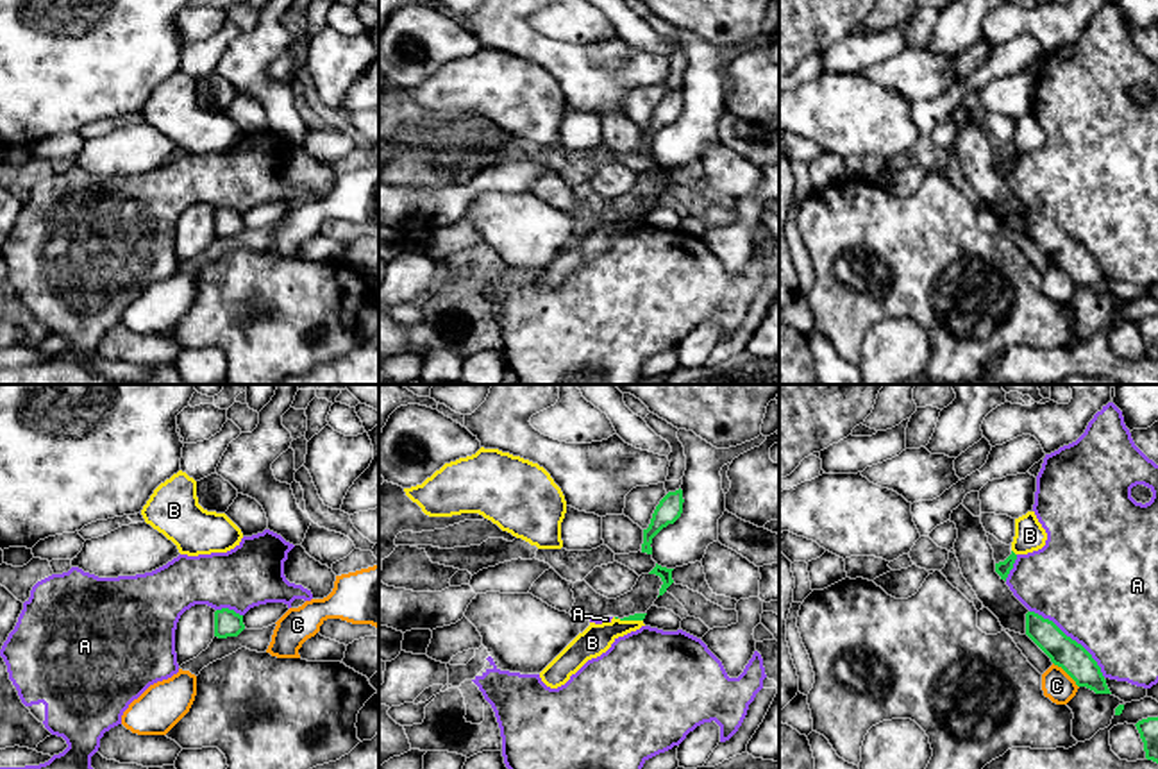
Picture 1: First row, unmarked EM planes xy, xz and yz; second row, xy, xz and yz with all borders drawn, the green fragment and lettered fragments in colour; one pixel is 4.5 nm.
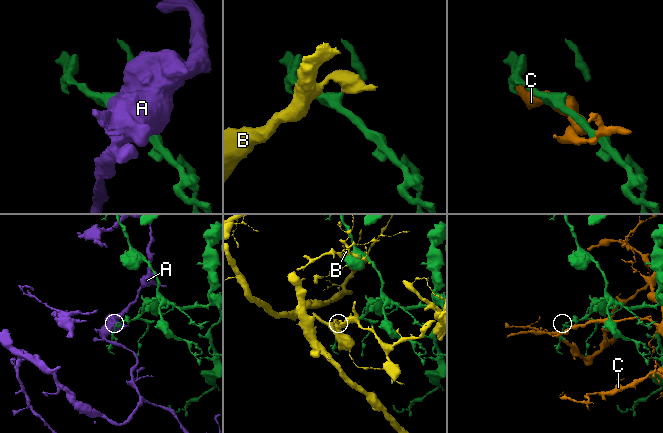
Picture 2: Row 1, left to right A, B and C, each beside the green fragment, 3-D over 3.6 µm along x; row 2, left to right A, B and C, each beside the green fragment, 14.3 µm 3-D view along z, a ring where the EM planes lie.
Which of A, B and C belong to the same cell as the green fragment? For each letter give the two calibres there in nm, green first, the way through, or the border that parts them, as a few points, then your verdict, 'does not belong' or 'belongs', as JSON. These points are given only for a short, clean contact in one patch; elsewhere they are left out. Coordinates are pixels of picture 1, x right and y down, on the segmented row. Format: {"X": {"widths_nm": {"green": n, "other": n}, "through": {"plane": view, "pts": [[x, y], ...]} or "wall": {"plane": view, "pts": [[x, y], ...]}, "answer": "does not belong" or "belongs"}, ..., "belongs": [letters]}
{"A": {"widths_nm": {"green": 140, "other": 500}, "answer": "does not belong"}, "B": {"widths_nm": {"green": 30, "other": 140}, "wall": {"plane": "xz", "pts": [[613, 617], [642, 621]]}, "answer": "does not belong"}, "C": {"widths_nm": {"green": 140, "other": 140}, "wall": {"plane": "yz", "pts": [[1053, 662], [1078, 687]]}, "answer": "does not belong"}, "belongs": []}

